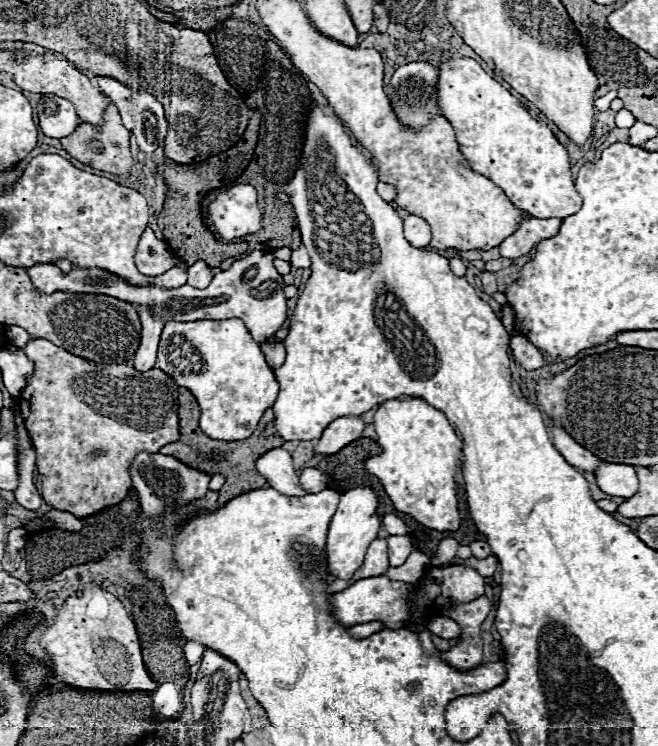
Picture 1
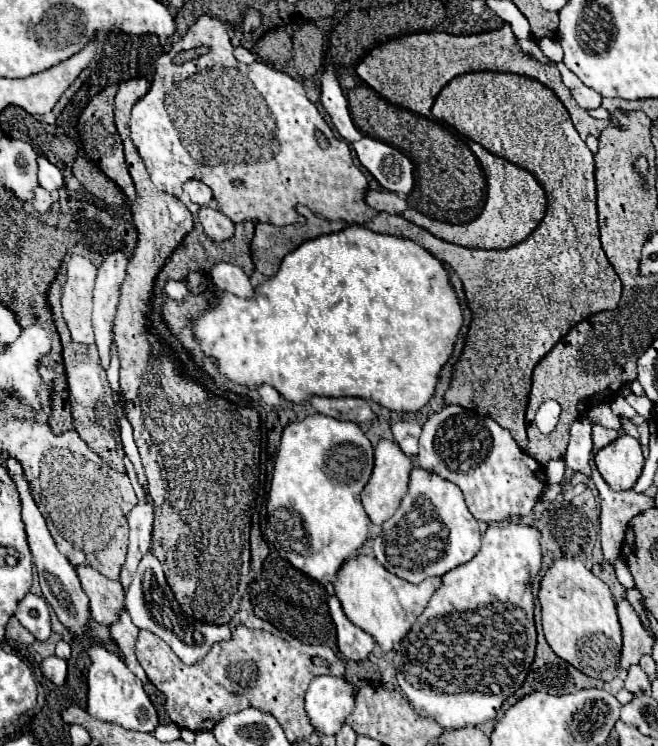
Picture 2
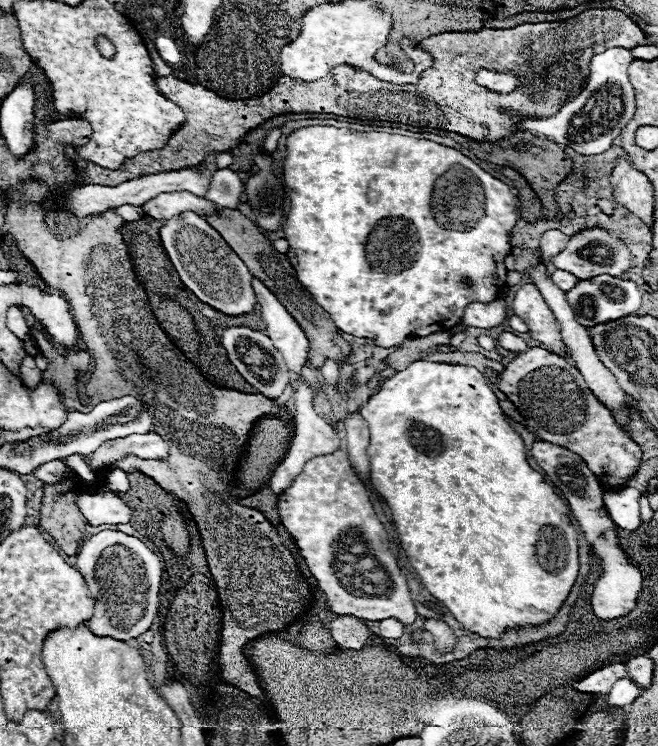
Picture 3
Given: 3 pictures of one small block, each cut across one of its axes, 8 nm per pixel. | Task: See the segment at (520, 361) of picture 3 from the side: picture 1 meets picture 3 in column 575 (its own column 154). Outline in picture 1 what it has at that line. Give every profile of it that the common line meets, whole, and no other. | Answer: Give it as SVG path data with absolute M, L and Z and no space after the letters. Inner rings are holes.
M44 338L30 340L22 350L34 362L34 374L22 390L18 404L36 450L36 466L42 474L44 500L52 508L70 512L76 518L84 518L106 506L122 502L132 488L128 476L130 460L142 450L154 454L162 446L178 440L180 386L160 368L140 372L126 360L118 364L94 364L54 346Z

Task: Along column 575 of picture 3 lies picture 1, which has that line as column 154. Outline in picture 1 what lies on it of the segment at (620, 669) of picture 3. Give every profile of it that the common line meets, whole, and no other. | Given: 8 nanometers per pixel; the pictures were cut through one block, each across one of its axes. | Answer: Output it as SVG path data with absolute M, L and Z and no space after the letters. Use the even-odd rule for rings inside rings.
M84 584L80 592L64 600L54 624L42 632L40 646L50 656L54 676L74 688L110 692L156 688L142 662L134 620L126 614L122 602L98 584Z

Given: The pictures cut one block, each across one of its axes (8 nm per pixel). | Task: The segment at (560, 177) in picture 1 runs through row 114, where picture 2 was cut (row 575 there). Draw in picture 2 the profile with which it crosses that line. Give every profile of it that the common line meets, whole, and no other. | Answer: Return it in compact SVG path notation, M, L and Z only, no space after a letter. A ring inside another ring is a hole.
M522 522L490 524L478 554L442 576L442 586L434 592L422 616L418 616L394 658L400 690L420 716L438 722L446 730L476 726L494 720L504 700L522 688L536 650L530 566L542 566L540 536L536 528Z

